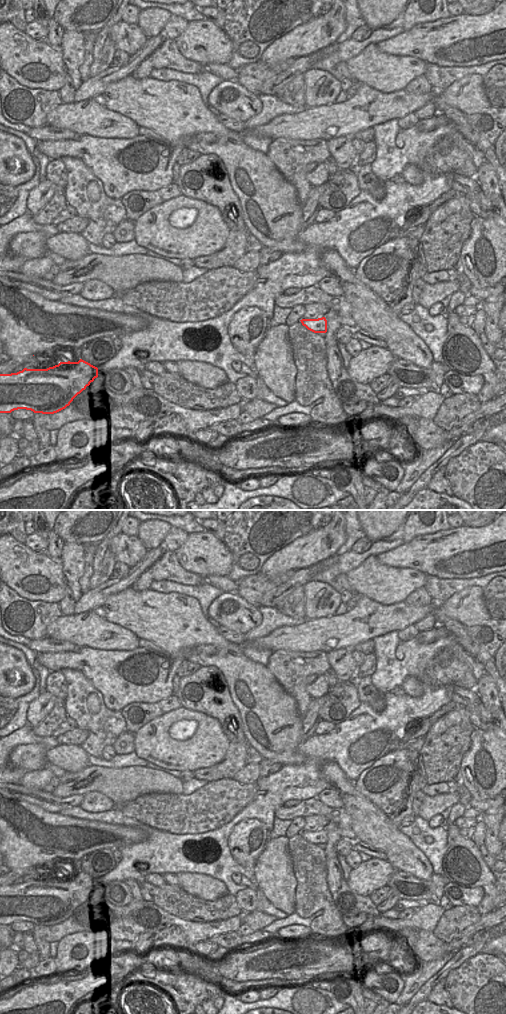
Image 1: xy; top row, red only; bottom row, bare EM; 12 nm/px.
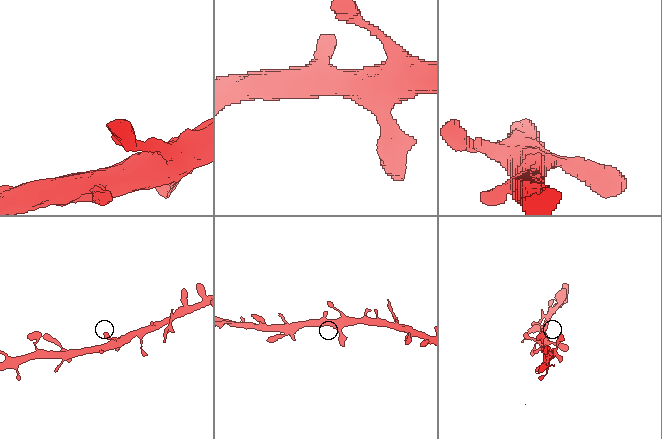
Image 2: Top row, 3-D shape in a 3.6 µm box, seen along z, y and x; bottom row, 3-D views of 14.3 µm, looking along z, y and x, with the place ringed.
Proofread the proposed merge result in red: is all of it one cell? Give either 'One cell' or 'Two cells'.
One cell.

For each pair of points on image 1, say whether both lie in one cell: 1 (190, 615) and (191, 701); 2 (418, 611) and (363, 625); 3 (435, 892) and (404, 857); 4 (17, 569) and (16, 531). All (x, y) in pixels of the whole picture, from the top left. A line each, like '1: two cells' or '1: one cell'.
1: two cells
2: one cell
3: two cells
4: two cells

